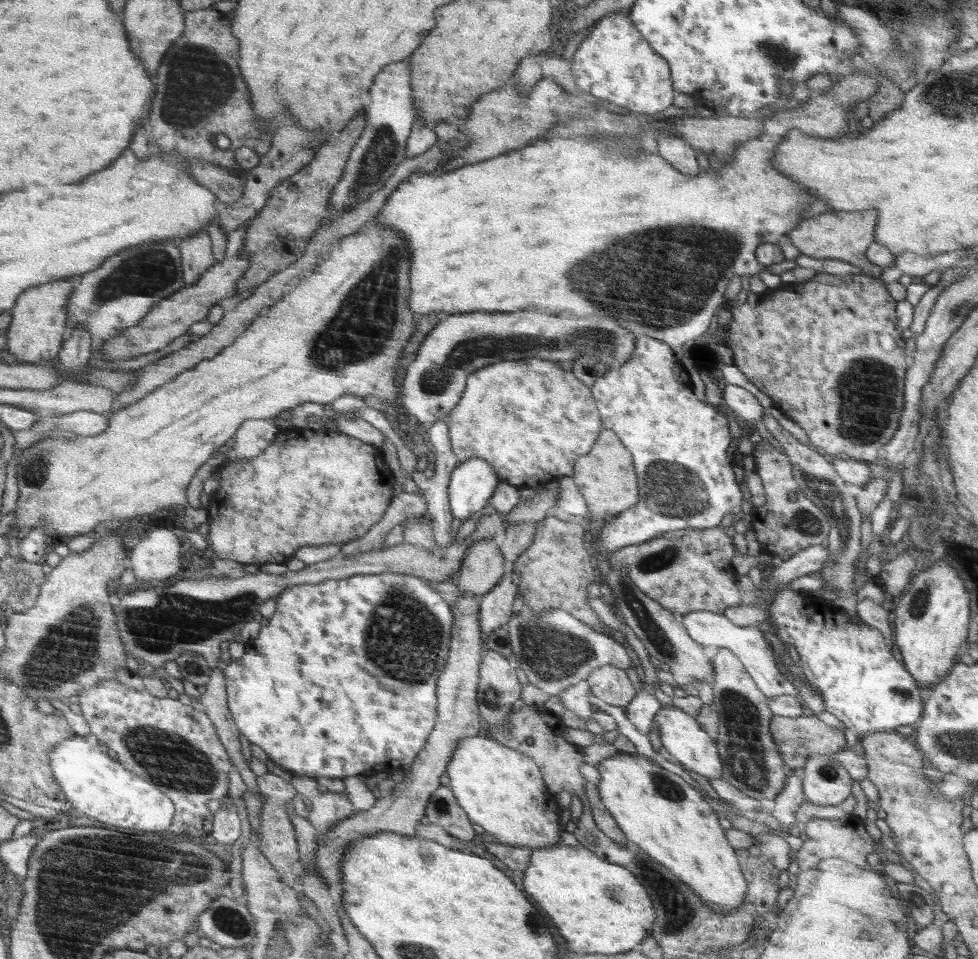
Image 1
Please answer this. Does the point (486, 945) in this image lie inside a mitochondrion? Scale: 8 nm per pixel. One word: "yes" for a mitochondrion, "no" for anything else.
no

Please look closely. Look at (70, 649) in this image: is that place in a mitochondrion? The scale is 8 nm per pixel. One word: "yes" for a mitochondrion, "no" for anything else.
yes

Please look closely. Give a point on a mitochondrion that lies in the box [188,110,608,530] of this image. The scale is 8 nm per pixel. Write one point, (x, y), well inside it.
(362, 326)

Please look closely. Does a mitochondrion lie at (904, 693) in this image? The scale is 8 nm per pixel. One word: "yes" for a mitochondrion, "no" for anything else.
yes

